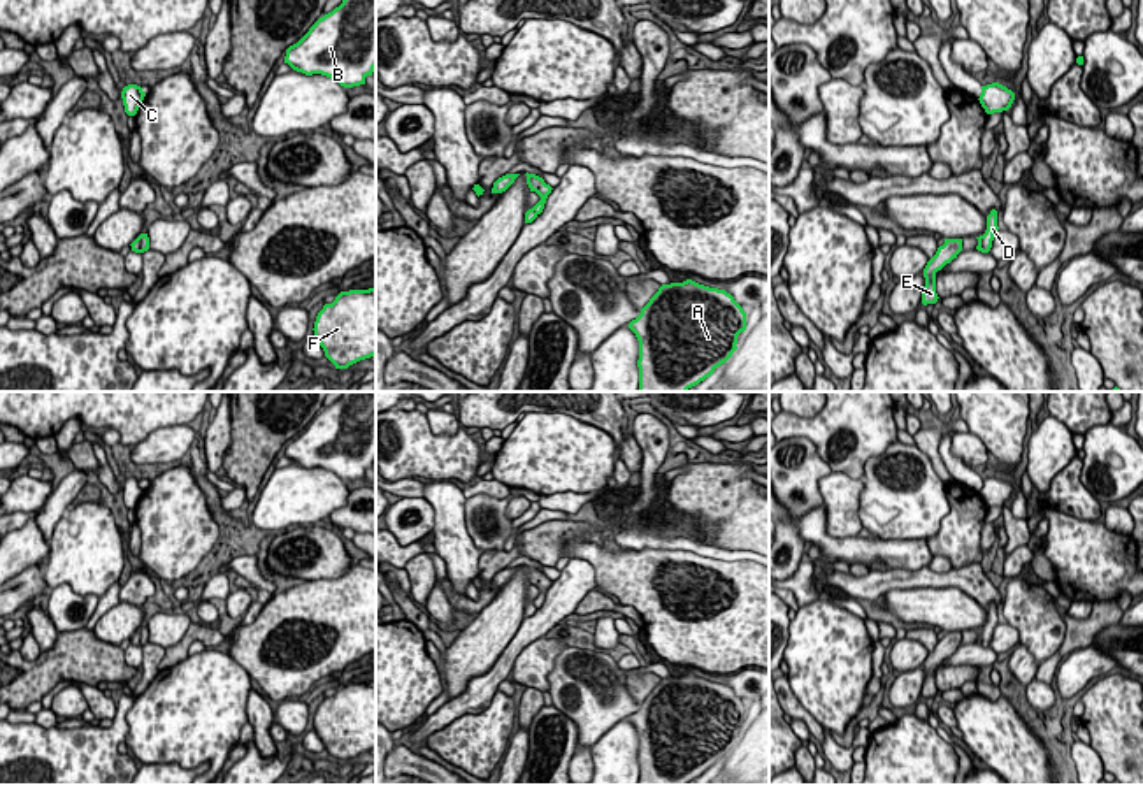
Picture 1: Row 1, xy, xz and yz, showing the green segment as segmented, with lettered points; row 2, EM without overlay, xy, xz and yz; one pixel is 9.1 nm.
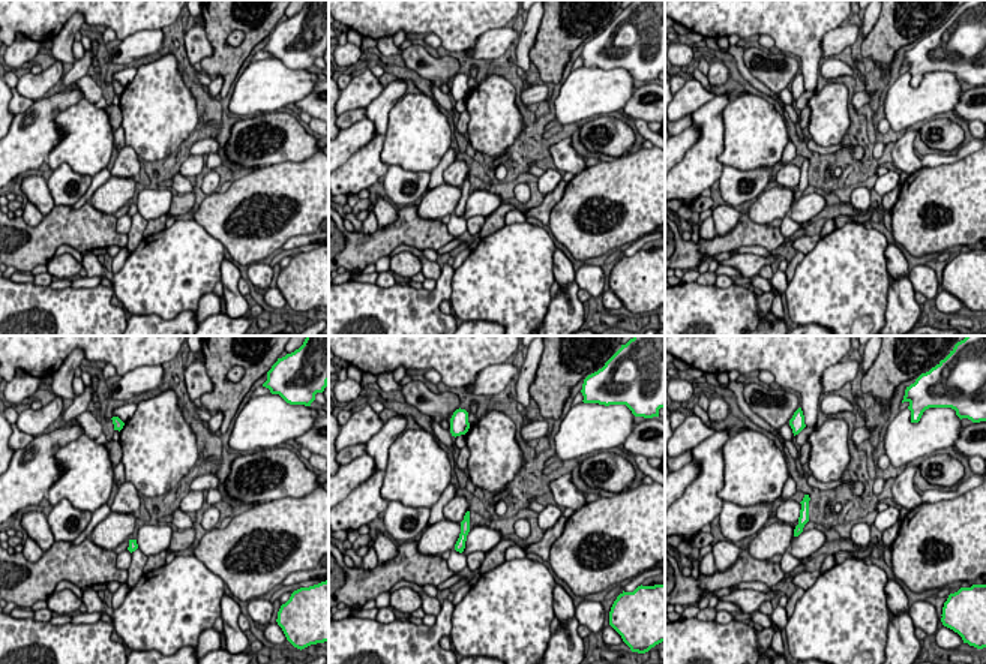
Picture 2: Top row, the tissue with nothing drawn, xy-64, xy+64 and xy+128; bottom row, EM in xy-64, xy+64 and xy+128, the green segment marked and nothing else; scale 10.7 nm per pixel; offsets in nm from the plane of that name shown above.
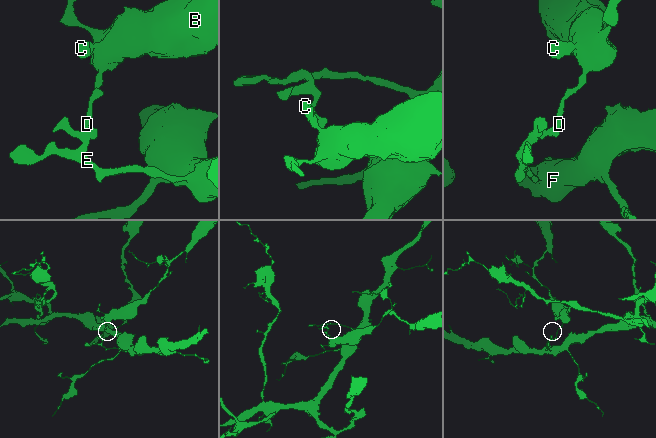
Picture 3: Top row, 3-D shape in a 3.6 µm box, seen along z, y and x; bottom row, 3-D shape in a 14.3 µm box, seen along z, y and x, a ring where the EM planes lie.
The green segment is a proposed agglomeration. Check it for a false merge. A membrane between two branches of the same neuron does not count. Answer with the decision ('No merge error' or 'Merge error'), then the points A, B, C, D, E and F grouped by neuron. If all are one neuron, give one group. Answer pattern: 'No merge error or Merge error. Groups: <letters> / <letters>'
Merge error. Groups: A E F / B C D

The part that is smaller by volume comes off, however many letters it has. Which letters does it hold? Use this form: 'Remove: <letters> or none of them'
Remove: B, C, D

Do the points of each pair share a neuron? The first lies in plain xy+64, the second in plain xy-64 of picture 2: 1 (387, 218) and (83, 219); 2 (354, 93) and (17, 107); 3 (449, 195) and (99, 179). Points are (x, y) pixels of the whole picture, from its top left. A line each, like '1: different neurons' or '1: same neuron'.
1: different neurons
2: different neurons
3: different neurons

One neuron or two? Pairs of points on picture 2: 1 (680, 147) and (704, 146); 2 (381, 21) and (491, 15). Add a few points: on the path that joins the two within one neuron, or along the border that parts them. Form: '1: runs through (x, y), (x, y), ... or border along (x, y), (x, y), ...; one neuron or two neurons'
1: border along (694, 125), (698, 140), (680, 161); two neurons
2: runs through (408, 15), (464, 15); one neuron

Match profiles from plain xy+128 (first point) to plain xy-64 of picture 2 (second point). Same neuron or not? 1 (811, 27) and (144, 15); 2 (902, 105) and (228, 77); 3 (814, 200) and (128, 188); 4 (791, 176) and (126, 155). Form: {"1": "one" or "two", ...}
{"1": "one", "2": "two", "3": "two", "4": "one"}

